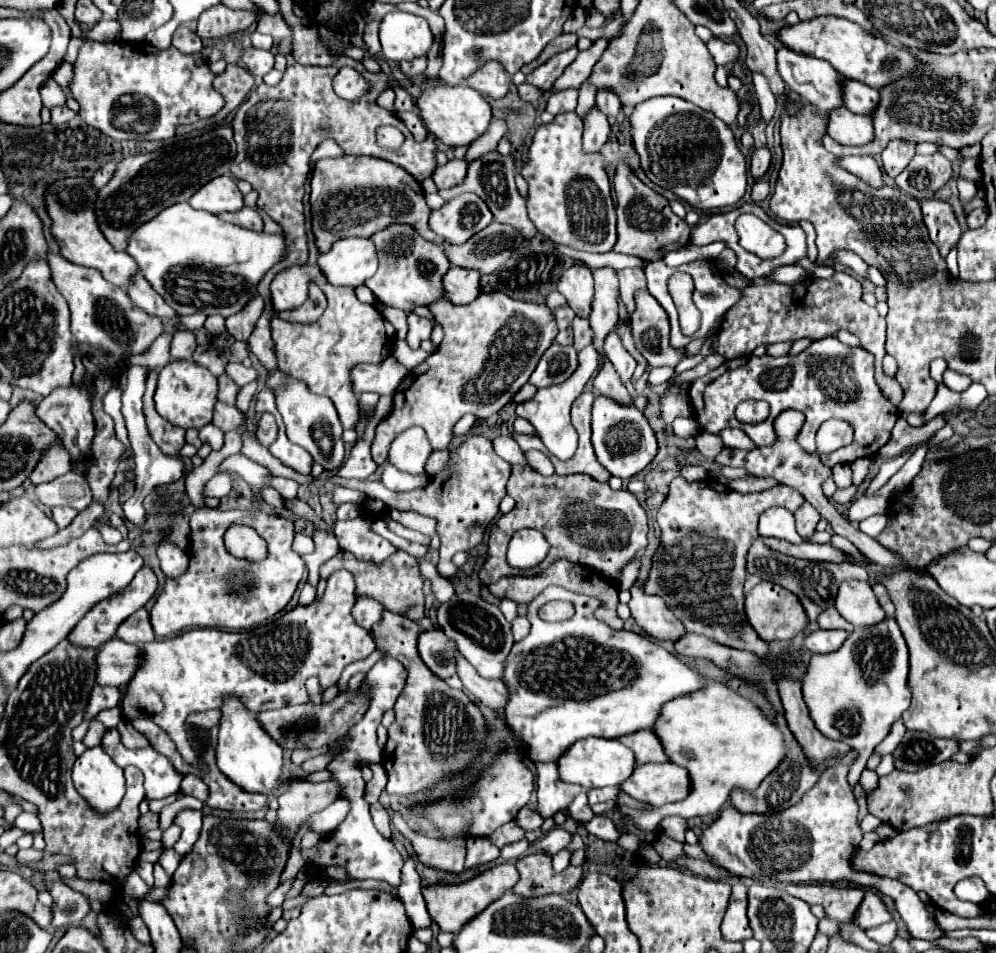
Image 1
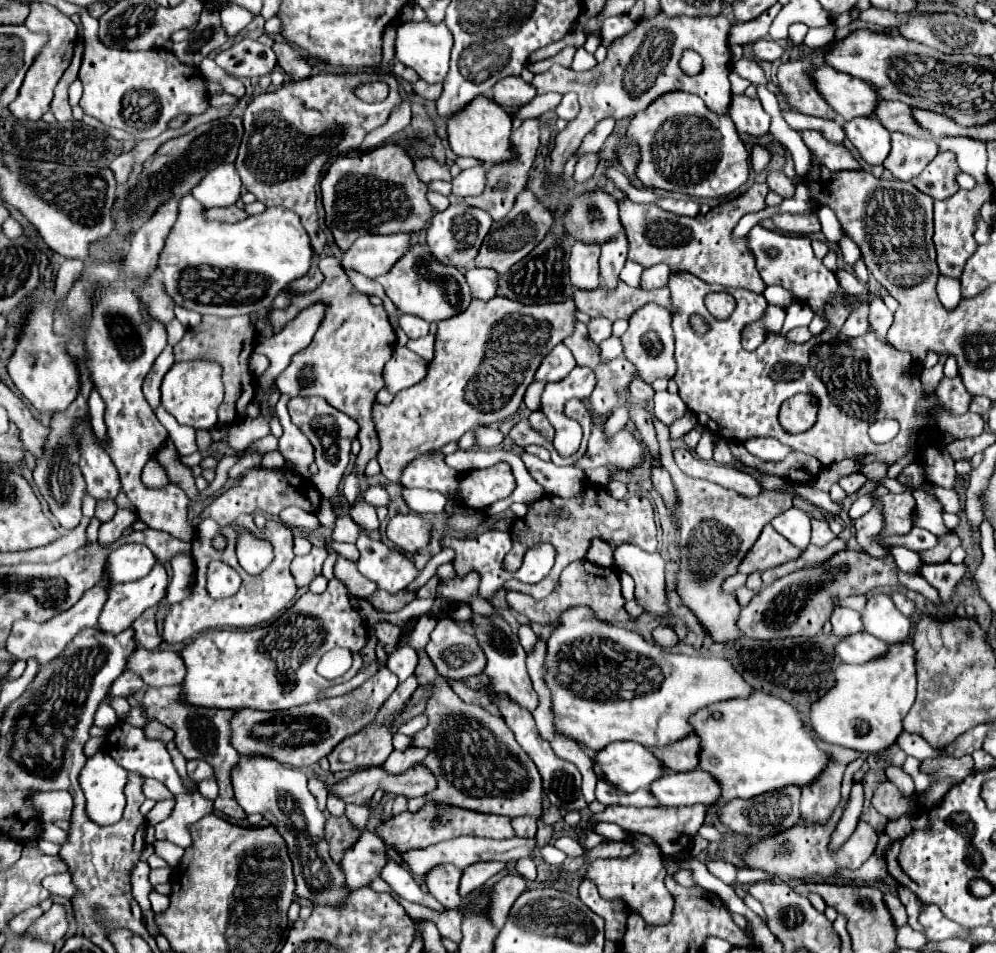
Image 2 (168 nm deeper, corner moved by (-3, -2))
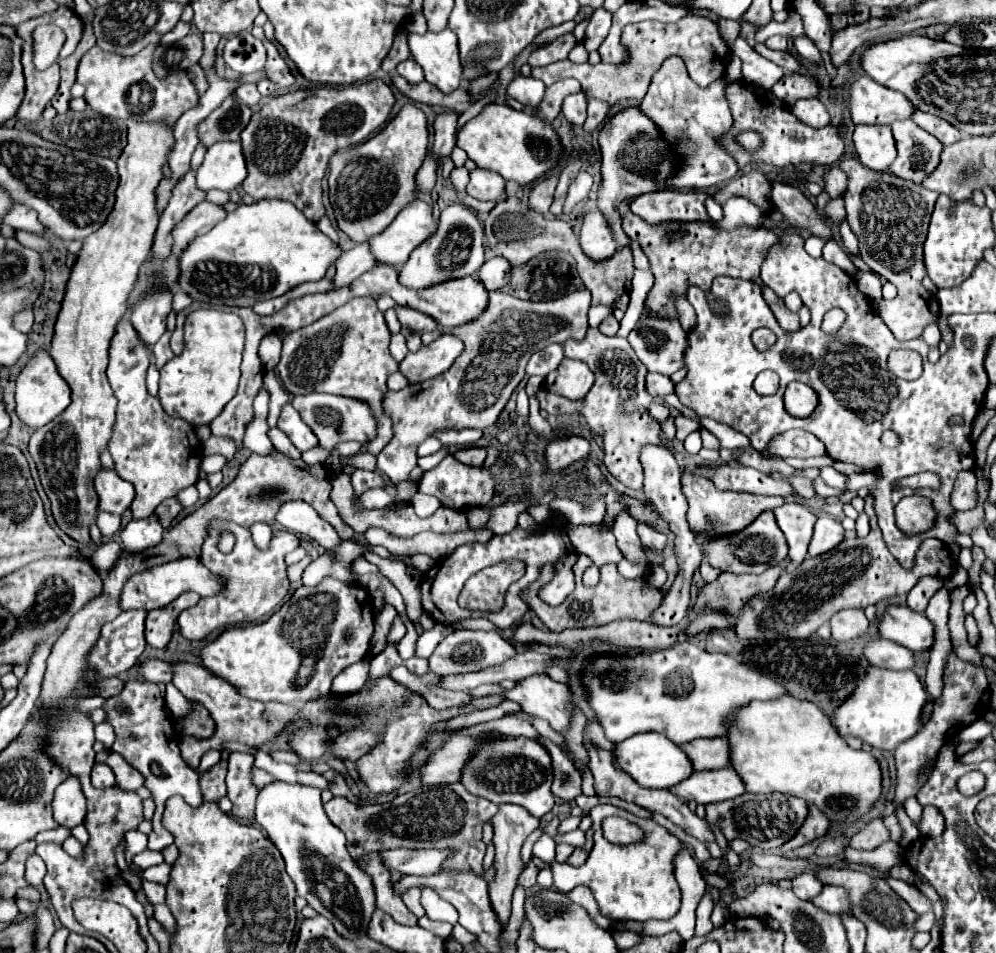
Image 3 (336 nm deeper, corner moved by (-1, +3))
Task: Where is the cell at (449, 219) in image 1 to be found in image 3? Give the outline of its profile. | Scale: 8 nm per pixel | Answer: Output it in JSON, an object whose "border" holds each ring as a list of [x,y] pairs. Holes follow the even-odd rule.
{"border":[[[453,204],[441,212],[435,236],[431,236],[431,240],[425,240],[419,248],[415,248],[409,260],[399,268],[399,282],[405,288],[425,290],[453,278],[473,276],[483,262],[485,262],[485,240],[481,222],[463,204]]]}

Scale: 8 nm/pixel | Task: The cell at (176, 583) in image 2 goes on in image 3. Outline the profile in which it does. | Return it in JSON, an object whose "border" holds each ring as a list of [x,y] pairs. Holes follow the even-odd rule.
{"border":[[[187,592],[185,596],[181,596],[179,600],[173,600],[169,606],[163,606],[159,610],[151,610],[147,614],[147,630],[145,630],[145,638],[147,638],[147,644],[153,646],[153,648],[165,648],[173,636],[173,630],[175,630],[175,624],[177,624],[177,616],[197,604],[199,596],[195,596],[193,592]]]}

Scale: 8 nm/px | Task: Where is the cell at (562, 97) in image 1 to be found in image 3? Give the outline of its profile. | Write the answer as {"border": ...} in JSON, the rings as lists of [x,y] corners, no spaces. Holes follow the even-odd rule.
{"border":[[[571,94],[565,98],[563,102],[563,116],[575,124],[575,126],[581,126],[587,118],[587,98],[585,94]]]}

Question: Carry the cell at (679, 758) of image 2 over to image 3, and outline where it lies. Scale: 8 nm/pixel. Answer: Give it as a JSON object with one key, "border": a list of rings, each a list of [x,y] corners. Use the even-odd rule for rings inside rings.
{"border":[[[699,738],[681,748],[691,756],[695,770],[699,772],[731,766],[731,744],[727,738]]]}

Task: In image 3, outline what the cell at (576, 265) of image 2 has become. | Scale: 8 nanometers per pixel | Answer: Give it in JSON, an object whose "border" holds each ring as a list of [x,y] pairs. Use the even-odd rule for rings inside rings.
{"border":[[[591,208],[583,216],[581,226],[581,248],[591,256],[593,260],[605,260],[607,256],[615,254],[619,248],[609,220],[601,214],[599,208]]]}

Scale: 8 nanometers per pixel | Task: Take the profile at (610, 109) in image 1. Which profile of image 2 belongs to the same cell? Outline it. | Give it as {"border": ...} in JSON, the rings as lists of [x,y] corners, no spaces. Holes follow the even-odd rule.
{"border":[[[611,119],[599,121],[599,123],[595,125],[595,129],[583,139],[581,149],[579,149],[579,155],[585,153],[585,151],[599,151],[601,145],[605,143],[605,139],[609,137],[609,133],[613,131],[613,125],[615,125],[615,121],[611,121]]]}

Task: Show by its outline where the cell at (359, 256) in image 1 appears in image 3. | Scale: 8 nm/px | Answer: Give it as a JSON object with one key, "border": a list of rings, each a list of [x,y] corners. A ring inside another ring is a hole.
{"border":[[[417,198],[399,212],[385,232],[371,238],[369,244],[379,264],[399,268],[421,242],[435,234],[435,230],[437,222],[433,218],[433,208]]]}

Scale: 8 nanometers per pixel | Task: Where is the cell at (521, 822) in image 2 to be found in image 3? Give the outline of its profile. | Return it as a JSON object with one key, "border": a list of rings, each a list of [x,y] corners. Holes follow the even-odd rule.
{"border":[[[499,804],[499,812],[491,818],[493,828],[495,828],[495,866],[497,866],[497,876],[495,882],[489,886],[489,896],[491,896],[491,904],[495,904],[495,912],[499,912],[499,920],[503,920],[503,924],[507,924],[509,916],[511,916],[511,896],[513,896],[513,888],[517,884],[517,878],[521,874],[521,846],[525,842],[525,838],[539,826],[539,818],[531,816],[523,806],[517,804]]]}

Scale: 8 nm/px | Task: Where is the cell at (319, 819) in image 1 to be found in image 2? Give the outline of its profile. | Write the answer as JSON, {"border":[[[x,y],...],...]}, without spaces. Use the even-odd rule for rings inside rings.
{"border":[[[411,747],[407,751],[393,751],[387,757],[387,761],[383,763],[383,769],[387,773],[403,773],[405,769],[409,769],[417,761],[421,761],[425,755],[427,755],[427,749],[417,749],[417,747]]]}

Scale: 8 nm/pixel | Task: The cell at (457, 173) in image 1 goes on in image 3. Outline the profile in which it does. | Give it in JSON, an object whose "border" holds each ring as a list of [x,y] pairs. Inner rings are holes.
{"border":[[[475,168],[475,170],[471,170],[471,180],[467,184],[467,194],[477,198],[477,200],[501,202],[501,200],[507,198],[505,196],[505,180],[495,172]]]}

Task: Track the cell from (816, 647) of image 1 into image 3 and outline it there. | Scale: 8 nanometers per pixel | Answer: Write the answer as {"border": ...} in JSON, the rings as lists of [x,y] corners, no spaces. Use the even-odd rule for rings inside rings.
{"border":[[[883,638],[869,640],[863,654],[877,668],[911,670],[915,666],[915,658],[913,658],[913,652],[909,648],[899,646],[895,642],[889,642],[889,640],[883,640]]]}

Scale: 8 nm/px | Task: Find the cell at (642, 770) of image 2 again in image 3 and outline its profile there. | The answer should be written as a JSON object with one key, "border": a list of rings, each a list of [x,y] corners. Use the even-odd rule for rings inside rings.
{"border":[[[645,732],[619,742],[615,748],[615,758],[619,760],[619,768],[631,774],[645,788],[669,790],[693,774],[693,764],[681,750],[681,746],[673,744],[671,740],[667,740],[667,736],[661,736],[659,732]]]}

